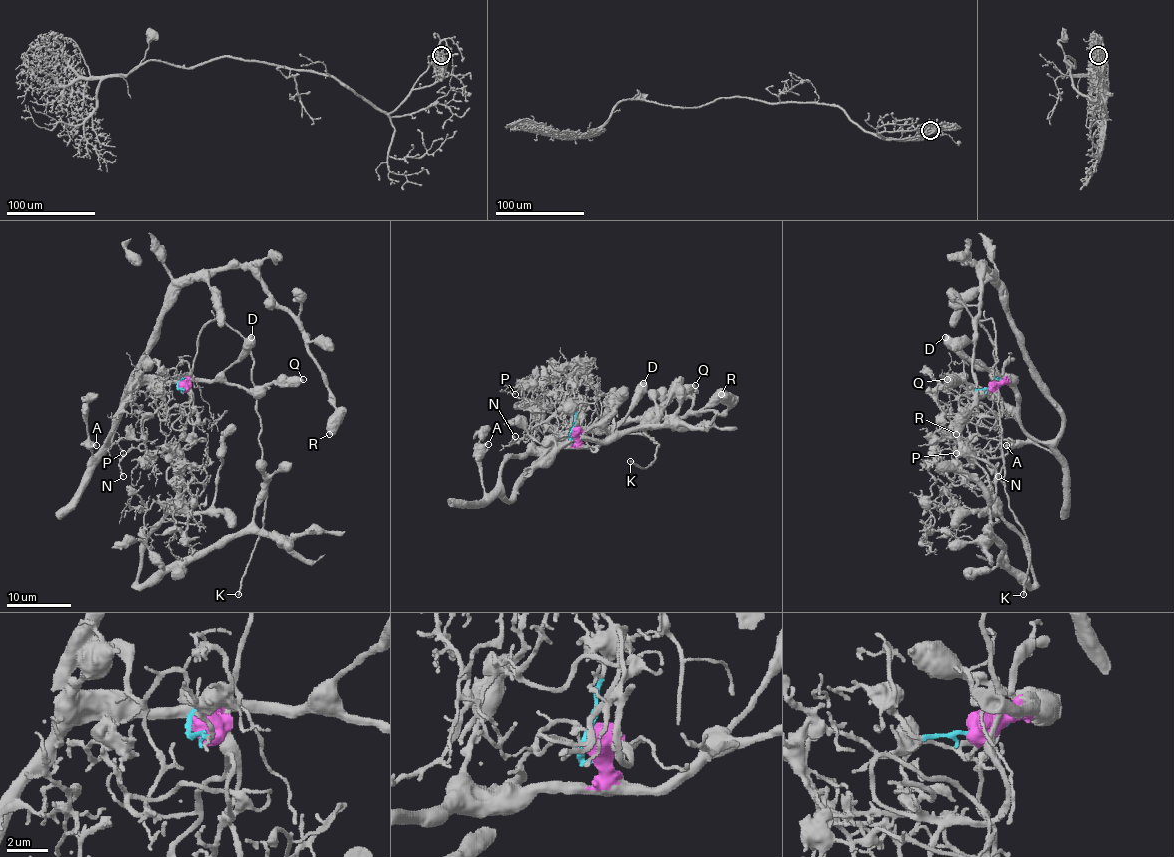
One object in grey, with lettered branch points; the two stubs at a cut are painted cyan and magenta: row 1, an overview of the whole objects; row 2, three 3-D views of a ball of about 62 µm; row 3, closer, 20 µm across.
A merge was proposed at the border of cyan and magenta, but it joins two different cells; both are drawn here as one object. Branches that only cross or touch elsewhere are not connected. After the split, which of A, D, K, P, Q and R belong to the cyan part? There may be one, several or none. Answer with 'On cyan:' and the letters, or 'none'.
On cyan: K, P

